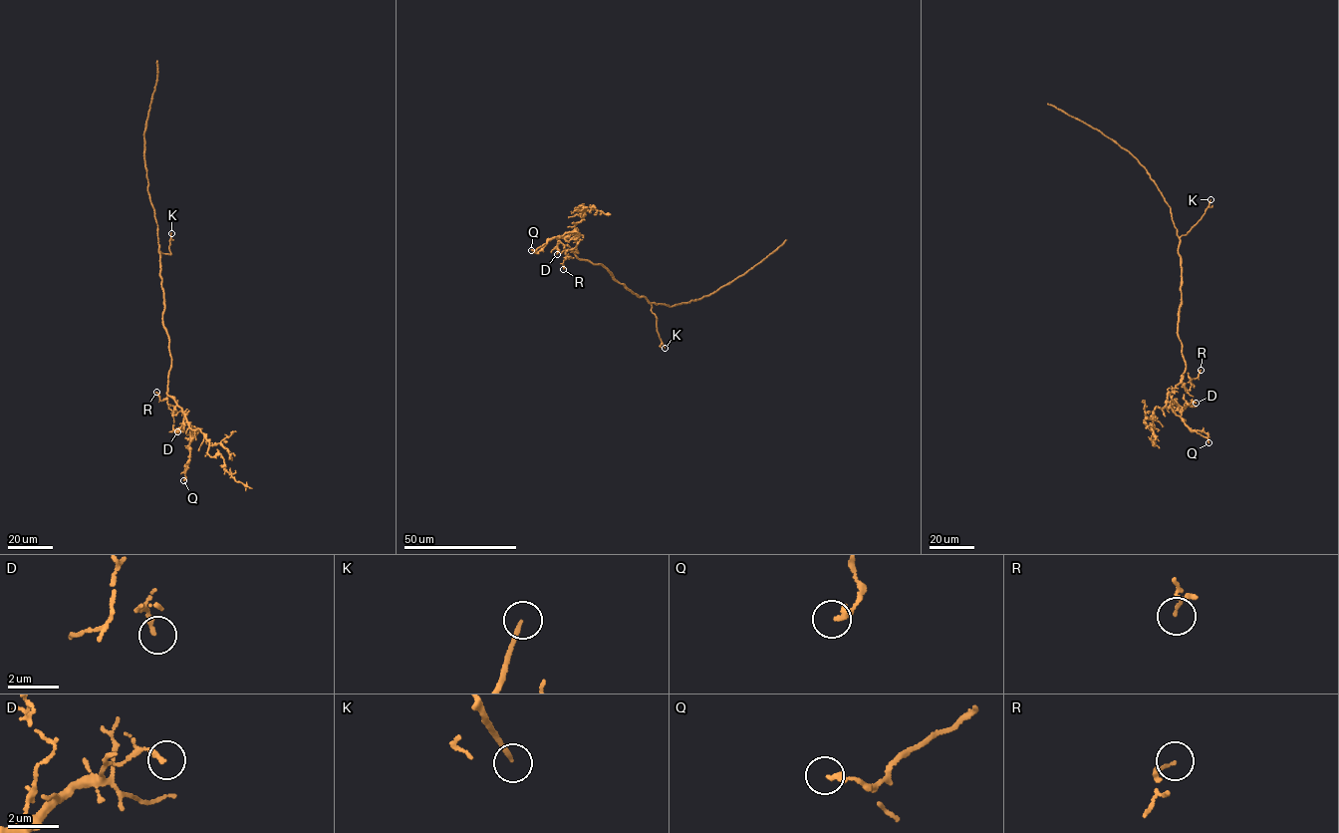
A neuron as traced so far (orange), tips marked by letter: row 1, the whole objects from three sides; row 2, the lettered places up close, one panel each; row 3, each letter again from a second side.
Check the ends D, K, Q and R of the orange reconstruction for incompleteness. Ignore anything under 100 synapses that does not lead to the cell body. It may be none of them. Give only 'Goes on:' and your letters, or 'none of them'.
Goes on: K

